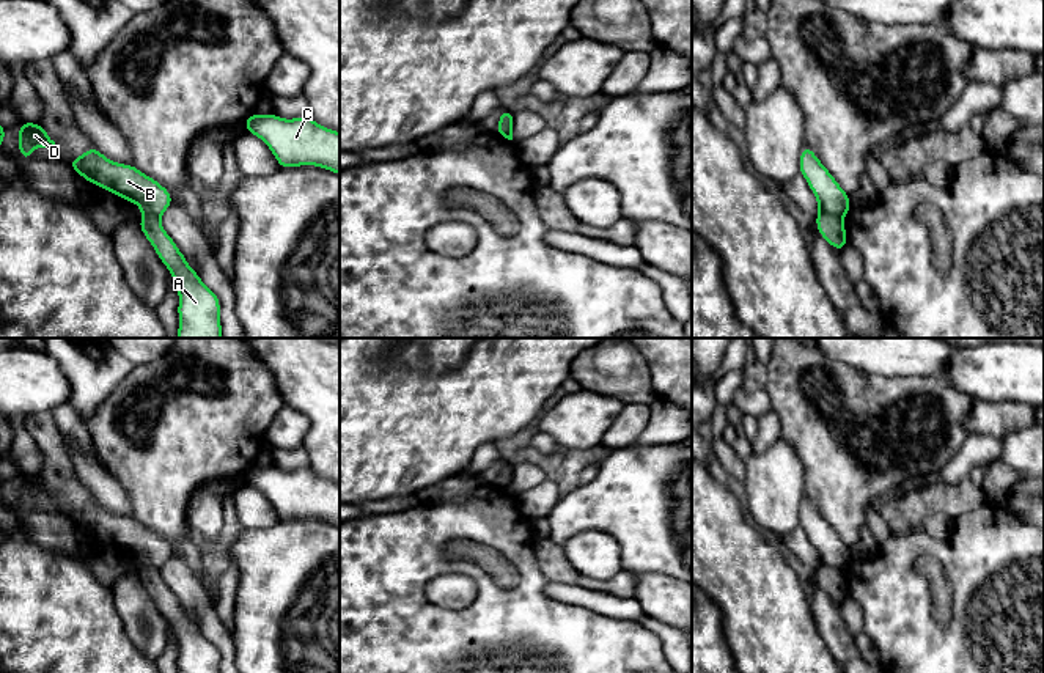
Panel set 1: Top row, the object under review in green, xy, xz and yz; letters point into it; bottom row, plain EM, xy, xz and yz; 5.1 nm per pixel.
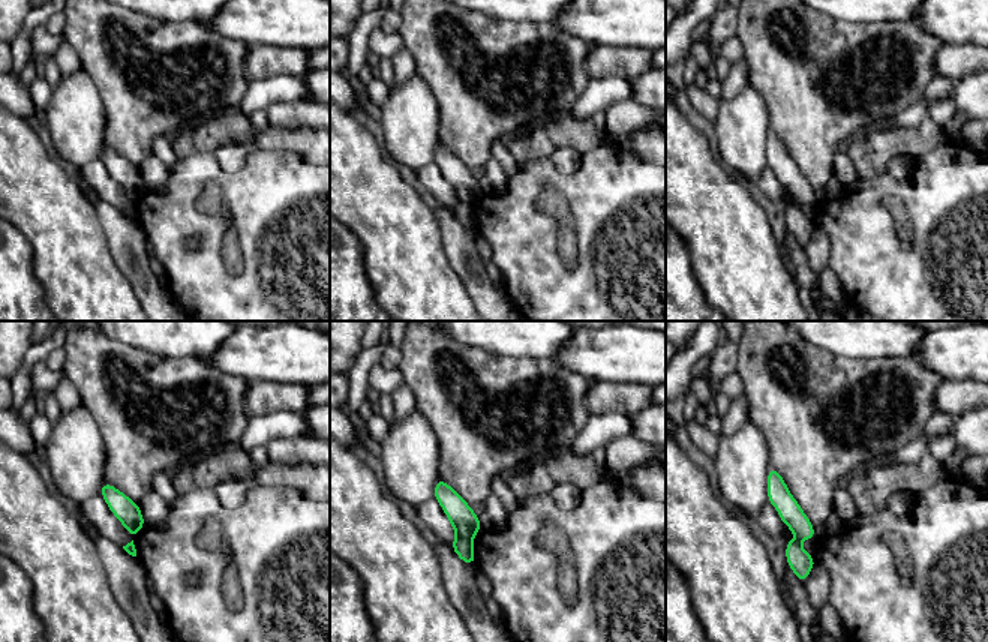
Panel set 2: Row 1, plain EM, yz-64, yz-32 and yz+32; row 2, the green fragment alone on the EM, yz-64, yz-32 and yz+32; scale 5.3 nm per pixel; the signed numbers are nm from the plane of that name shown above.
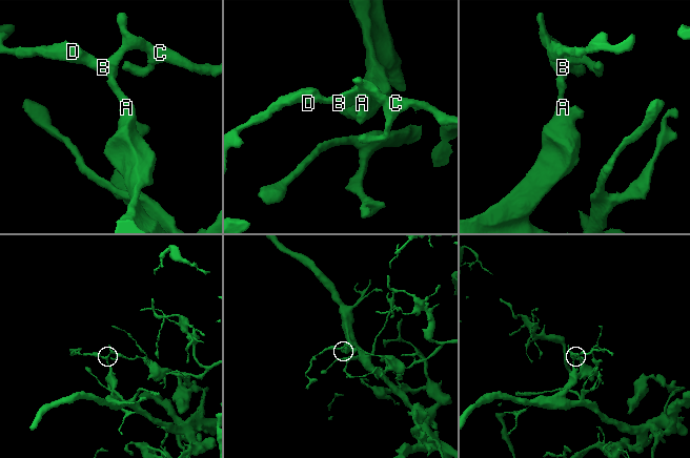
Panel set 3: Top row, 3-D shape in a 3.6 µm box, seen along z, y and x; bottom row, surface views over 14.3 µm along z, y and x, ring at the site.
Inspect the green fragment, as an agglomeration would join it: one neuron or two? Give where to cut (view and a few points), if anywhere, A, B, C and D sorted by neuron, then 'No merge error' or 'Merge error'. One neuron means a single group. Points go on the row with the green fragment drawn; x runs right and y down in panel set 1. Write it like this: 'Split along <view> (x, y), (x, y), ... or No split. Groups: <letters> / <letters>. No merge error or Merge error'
Split along yz (819, 209), (841, 219). Groups: A / B C D. Merge error

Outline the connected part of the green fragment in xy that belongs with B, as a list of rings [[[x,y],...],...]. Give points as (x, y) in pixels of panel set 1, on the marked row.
[[[94,146],[68,165],[91,184],[135,203],[143,214],[160,217],[173,203],[171,193],[156,179],[138,171],[134,164],[124,165],[107,159]]]

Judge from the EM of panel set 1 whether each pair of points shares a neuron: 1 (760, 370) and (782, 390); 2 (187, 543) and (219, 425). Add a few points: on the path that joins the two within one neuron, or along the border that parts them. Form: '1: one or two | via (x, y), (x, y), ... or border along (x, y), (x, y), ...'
1: two | border along (766, 364), (766, 384), (763, 387)
2: one | via (176, 513), (176, 467), (189, 455)

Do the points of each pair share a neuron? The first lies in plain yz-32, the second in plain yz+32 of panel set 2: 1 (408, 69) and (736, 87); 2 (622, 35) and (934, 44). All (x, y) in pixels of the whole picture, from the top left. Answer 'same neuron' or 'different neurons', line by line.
1: same neuron
2: different neurons

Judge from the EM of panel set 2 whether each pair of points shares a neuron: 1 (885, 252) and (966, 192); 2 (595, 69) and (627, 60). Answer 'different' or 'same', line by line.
1: same
2: same

